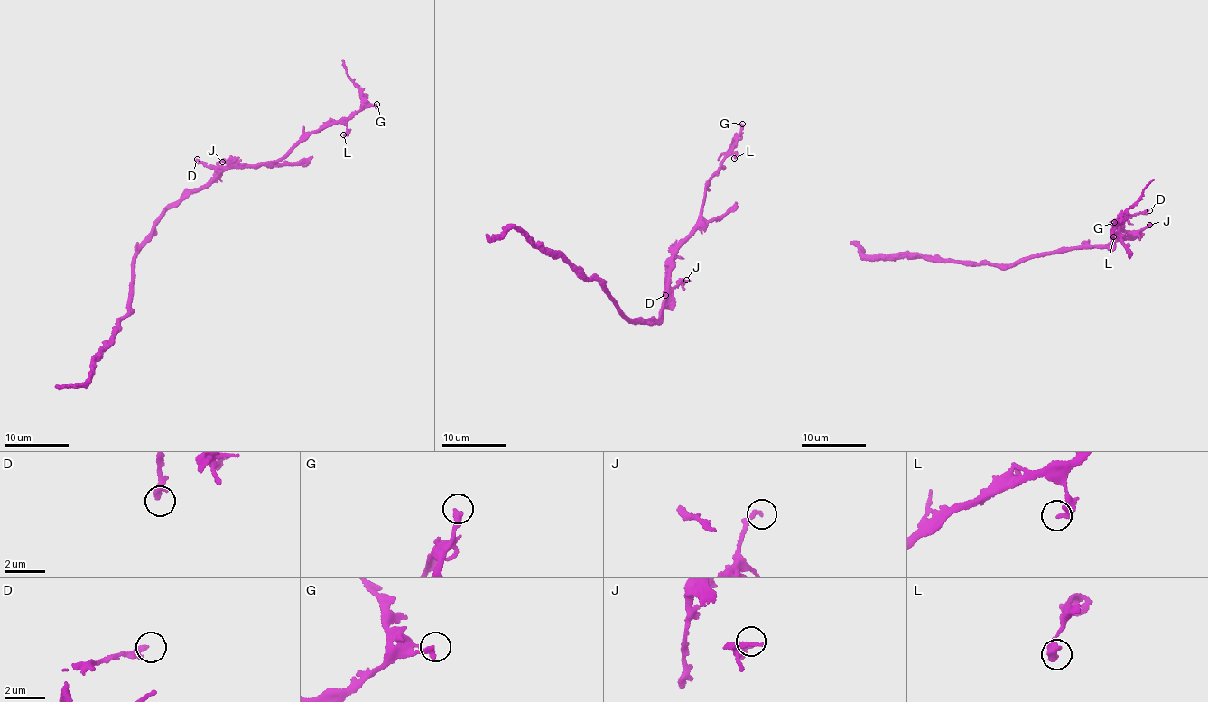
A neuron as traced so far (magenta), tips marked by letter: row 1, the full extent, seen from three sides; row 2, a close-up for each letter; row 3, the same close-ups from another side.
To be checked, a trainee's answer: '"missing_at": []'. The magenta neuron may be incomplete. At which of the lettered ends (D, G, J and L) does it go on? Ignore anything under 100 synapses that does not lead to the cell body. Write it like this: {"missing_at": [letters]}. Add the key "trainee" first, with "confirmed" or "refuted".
{"trainee": "confirmed", "missing_at": []}

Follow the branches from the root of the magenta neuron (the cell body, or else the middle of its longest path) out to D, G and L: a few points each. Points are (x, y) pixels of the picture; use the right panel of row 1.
D: (1118, 238), (1132, 236), (1122, 227), (1124, 217), (1149, 210)
G: (1118, 238), (1132, 236), (1119, 222), (1119, 233), (1112, 231), (1113, 221), (1120, 224), (1114, 222)
L: (1118, 238), (1132, 236), (1119, 222), (1116, 234), (1112, 231), (1113, 221), (1117, 224), (1113, 236)

